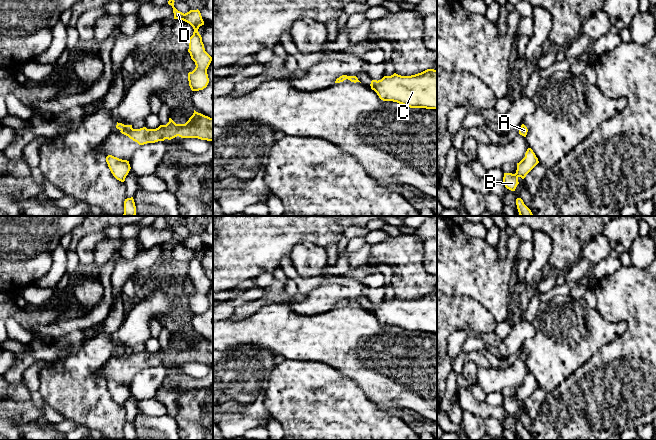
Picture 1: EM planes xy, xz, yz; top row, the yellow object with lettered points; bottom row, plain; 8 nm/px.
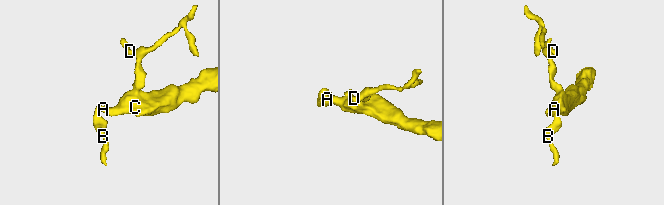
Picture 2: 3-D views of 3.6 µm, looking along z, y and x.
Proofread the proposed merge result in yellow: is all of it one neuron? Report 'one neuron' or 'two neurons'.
two neurons

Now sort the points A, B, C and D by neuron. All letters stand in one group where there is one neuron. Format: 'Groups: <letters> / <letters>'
Groups: A C D / B

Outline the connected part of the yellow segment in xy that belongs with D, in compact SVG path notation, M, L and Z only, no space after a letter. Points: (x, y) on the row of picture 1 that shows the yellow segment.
M169 0L168 4L172 6L174 19L180 19L189 23L193 29L193 35L189 38L189 49L191 59L195 62L195 69L188 73L189 86L192 91L203 90L209 83L207 69L213 58L205 51L202 37L198 32L200 26L204 25L200 11L190 10L182 13L174 7L174 0Z

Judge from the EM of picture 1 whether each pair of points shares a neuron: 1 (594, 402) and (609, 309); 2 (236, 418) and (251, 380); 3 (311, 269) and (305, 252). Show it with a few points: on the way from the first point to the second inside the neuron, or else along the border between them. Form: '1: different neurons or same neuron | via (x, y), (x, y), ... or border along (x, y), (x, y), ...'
1: same neuron | via (614, 377), (631, 359), (631, 326)
2: same neuron | via (236, 409), (236, 395), (242, 389)
3: same neuron | via (311, 265), (305, 256)

